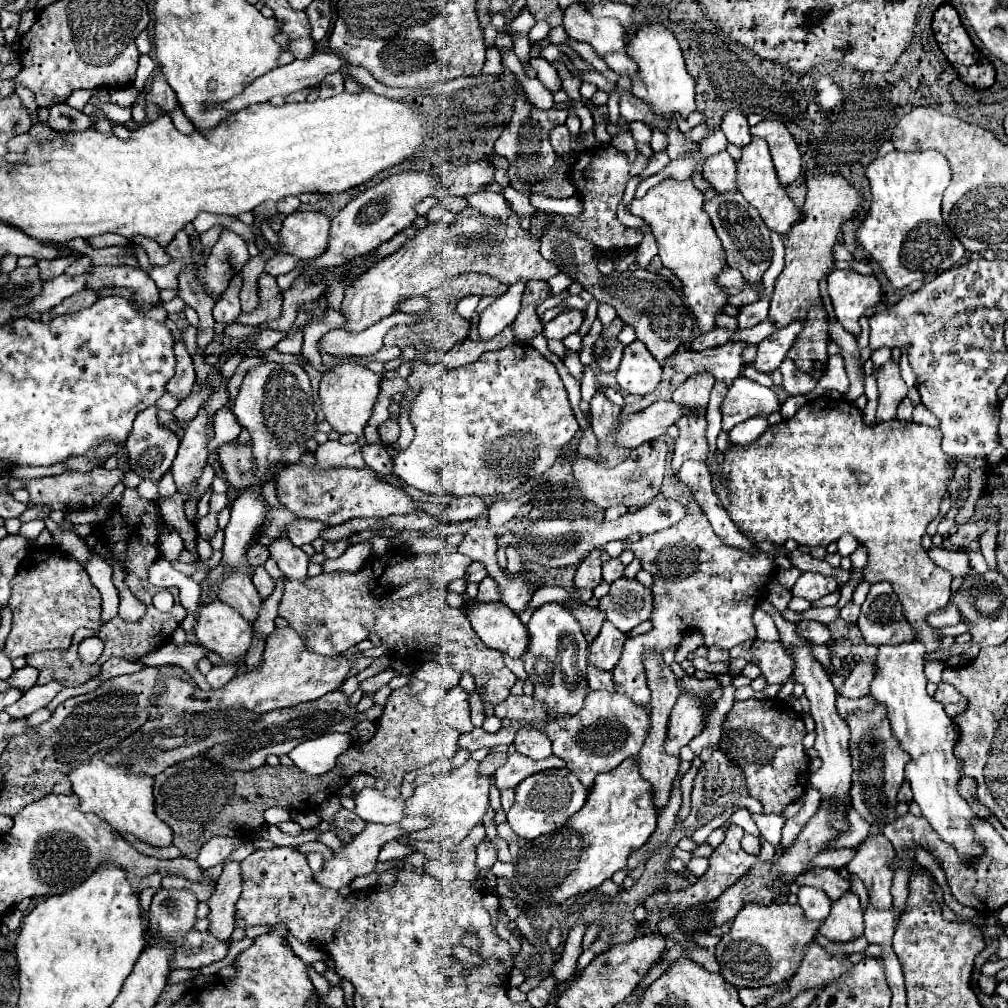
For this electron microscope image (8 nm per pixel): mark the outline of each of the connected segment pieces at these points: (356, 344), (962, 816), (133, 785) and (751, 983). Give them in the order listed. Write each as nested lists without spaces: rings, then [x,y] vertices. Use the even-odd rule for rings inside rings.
[[[392,313],[390,317],[384,317],[384,321],[378,321],[376,325],[368,327],[362,333],[346,333],[346,329],[334,329],[328,331],[320,341],[318,341],[318,349],[334,355],[334,357],[348,357],[348,355],[362,355],[362,357],[370,357],[376,351],[382,349],[382,339],[388,333],[390,327],[400,325],[400,323],[412,323],[414,317],[406,315],[406,313]]]
[[[920,641],[882,645],[876,657],[878,673],[870,683],[870,695],[888,707],[892,735],[900,741],[900,747],[912,755],[912,761],[906,767],[906,779],[912,785],[914,803],[918,803],[922,815],[928,819],[940,839],[952,845],[964,863],[972,865],[974,859],[984,855],[984,847],[974,837],[974,821],[980,817],[972,813],[966,799],[958,793],[962,763],[956,759],[954,747],[960,735],[958,727],[944,713],[944,707],[926,693],[924,651],[926,647]]]
[[[104,753],[92,757],[92,761],[76,767],[70,773],[72,791],[80,799],[80,809],[98,815],[118,833],[130,833],[138,841],[150,847],[170,847],[172,845],[172,829],[160,821],[154,813],[154,795],[152,785],[154,779],[146,775],[132,775],[124,767],[112,767],[102,761]]]
[[[750,903],[744,907],[732,923],[728,935],[716,947],[716,961],[722,967],[722,977],[740,987],[762,987],[790,979],[804,957],[808,943],[816,939],[820,921],[804,917],[800,905],[774,903],[772,907],[756,907]]]

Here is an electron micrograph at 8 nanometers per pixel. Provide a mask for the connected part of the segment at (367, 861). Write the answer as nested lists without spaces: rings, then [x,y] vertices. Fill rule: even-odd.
[[[404,817],[400,823],[392,823],[392,825],[376,825],[376,823],[368,823],[364,827],[364,831],[360,835],[354,835],[346,845],[342,845],[342,851],[340,853],[334,853],[332,859],[324,861],[322,869],[318,873],[314,873],[314,881],[320,883],[322,887],[328,887],[328,889],[342,889],[346,885],[352,883],[354,877],[360,877],[362,873],[368,875],[374,871],[376,867],[376,861],[378,861],[378,851],[384,843],[392,841],[392,839],[398,839],[402,837],[404,833],[412,833],[412,831],[418,831],[422,827],[428,827],[426,819],[424,817]]]

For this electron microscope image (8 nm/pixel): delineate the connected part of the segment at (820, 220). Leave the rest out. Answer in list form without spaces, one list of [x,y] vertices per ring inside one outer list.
[[[818,175],[818,177],[808,179],[808,195],[806,195],[806,203],[802,209],[804,219],[800,223],[794,223],[788,233],[786,267],[778,275],[772,297],[770,297],[768,319],[772,319],[772,323],[776,323],[778,329],[790,325],[792,321],[802,321],[806,325],[796,337],[796,343],[792,345],[786,357],[794,361],[802,373],[808,373],[816,381],[820,377],[812,375],[812,363],[828,361],[828,351],[826,351],[828,327],[826,327],[826,317],[824,317],[826,311],[822,305],[818,283],[834,267],[832,245],[836,243],[840,225],[854,215],[860,203],[862,203],[860,193],[854,187],[850,187],[850,183],[844,181],[840,175]]]

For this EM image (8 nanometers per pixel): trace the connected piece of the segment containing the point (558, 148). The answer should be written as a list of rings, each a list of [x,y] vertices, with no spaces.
[[[558,125],[556,129],[550,131],[550,143],[558,155],[568,155],[570,153],[570,131],[566,125]]]

